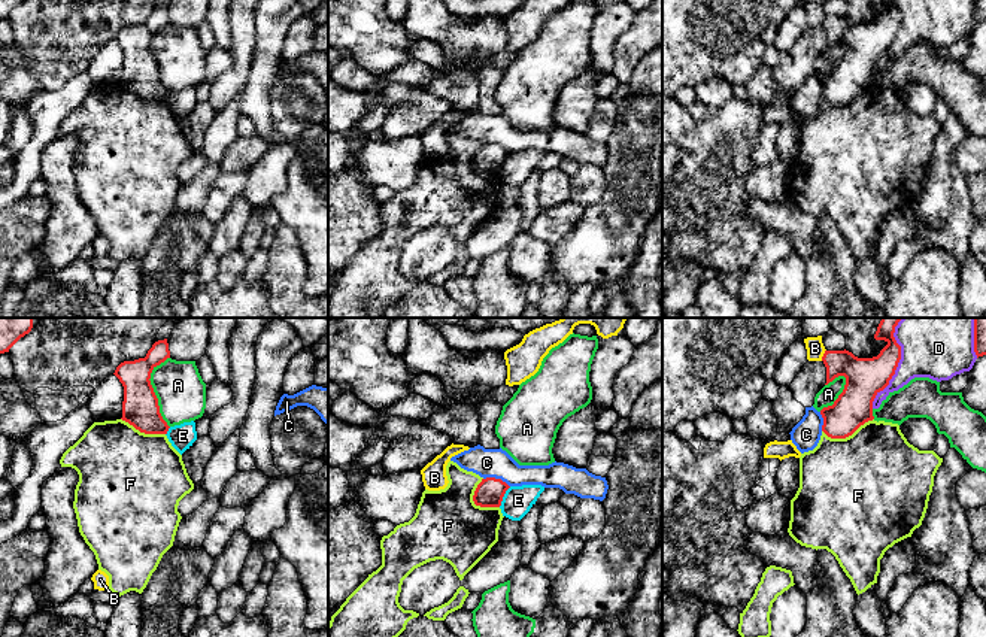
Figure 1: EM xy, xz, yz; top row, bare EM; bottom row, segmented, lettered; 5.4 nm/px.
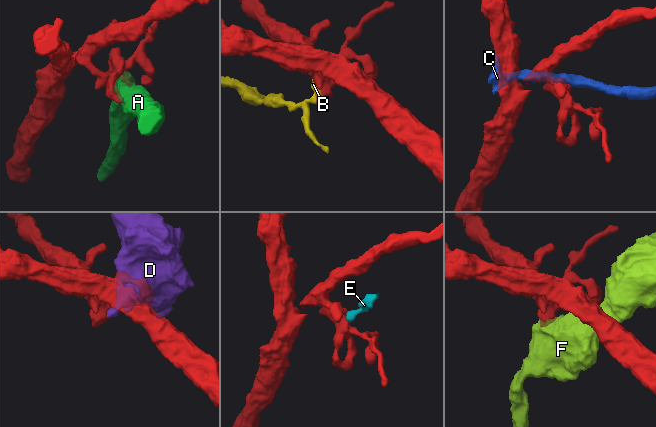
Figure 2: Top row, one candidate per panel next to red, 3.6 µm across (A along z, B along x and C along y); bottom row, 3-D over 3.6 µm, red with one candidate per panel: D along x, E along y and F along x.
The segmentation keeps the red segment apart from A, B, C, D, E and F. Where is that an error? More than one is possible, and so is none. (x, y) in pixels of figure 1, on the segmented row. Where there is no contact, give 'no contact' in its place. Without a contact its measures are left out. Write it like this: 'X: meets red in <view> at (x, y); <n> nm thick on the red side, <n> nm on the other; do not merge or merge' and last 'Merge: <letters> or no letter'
A: meets red in xy at (152, 391); 200 nm thick on the red side, 260 nm on the other; do not merge
B: meets red in yz at (824, 355); 200 nm thick on the red side, 100 nm on the other; do not merge
C: meets red in xz at (497, 479); 150 nm thick on the red side, 160 nm on the other; do not merge
D: meets red in yz at (898, 361); 200 nm thick on the red side, 400 nm on the other; do not merge
E: meets red in xz at (503, 496); 150 nm thick on the red side, 160 nm on the other; do not merge
F: meets red in yz at (848, 436); 200 nm thick on the red side, 500 nm on the other; do not merge
Merge: no letter

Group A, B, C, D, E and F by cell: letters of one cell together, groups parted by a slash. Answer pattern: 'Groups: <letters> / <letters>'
Groups: A / B / C / D / E / F

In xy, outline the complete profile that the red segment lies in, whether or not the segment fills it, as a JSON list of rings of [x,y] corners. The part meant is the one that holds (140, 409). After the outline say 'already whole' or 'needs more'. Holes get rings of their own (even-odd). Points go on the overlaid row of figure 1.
[[[167,339],[158,340],[145,358],[124,361],[113,373],[124,386],[121,419],[145,434],[167,434],[170,428],[160,413],[158,398],[149,380],[152,370],[167,358]]]; already whole

